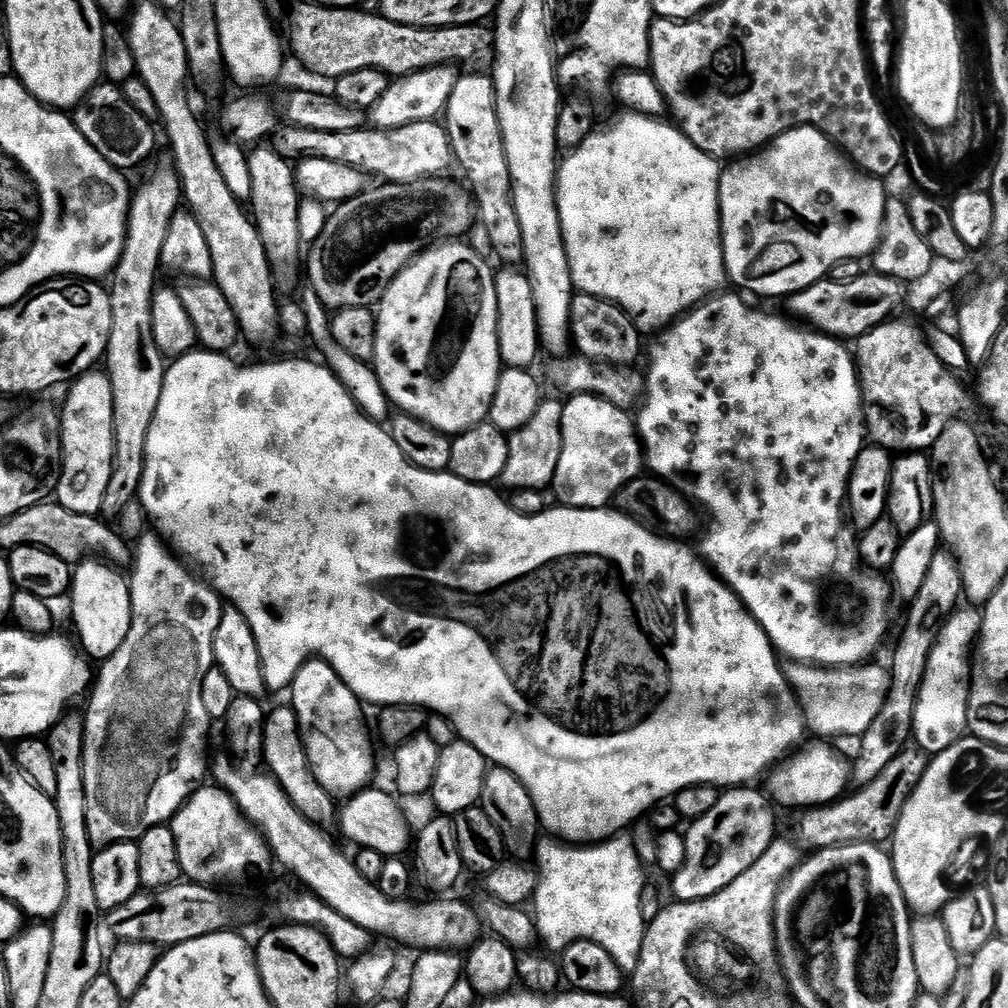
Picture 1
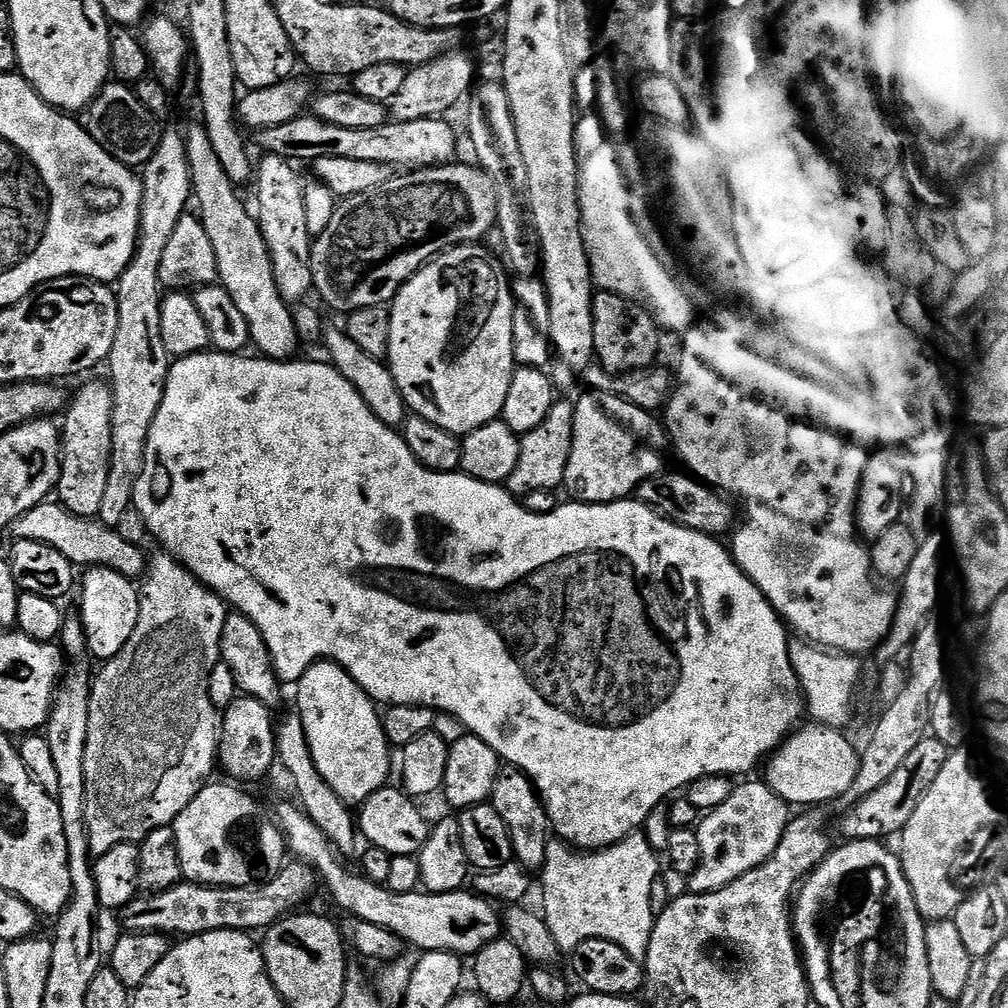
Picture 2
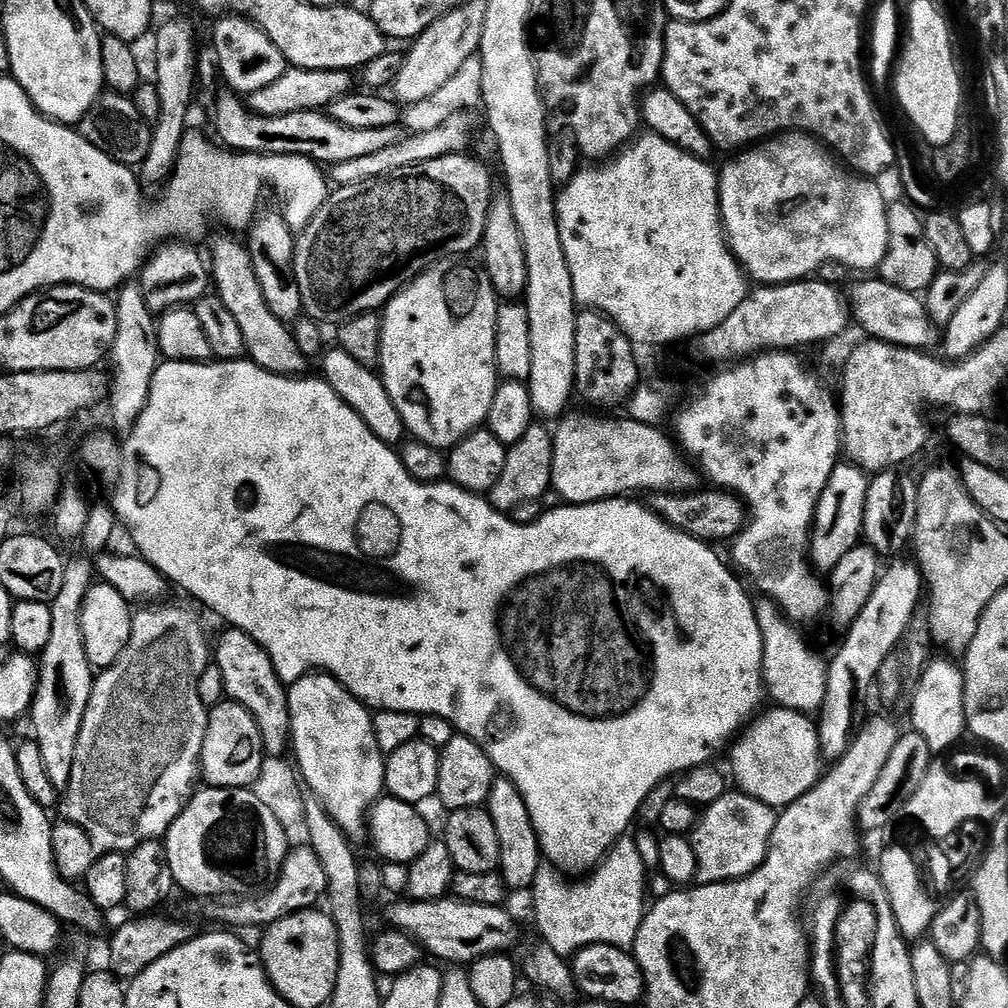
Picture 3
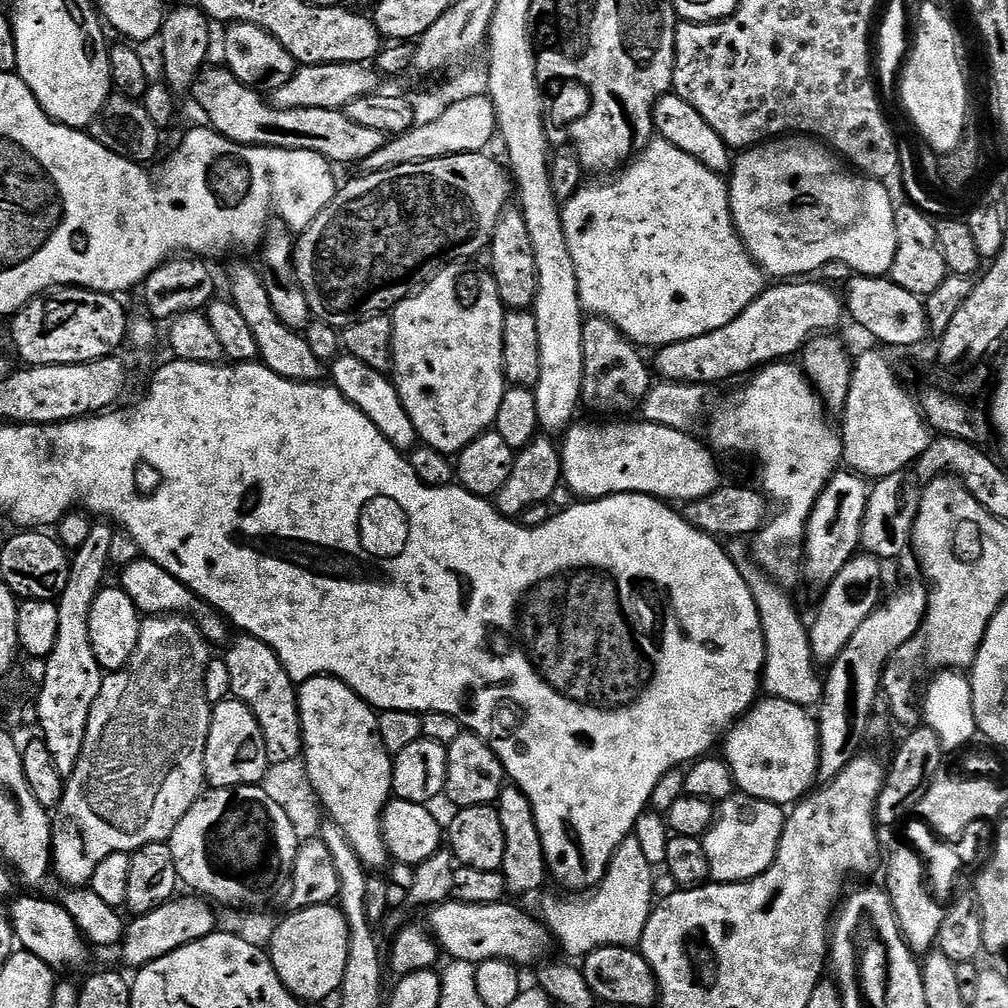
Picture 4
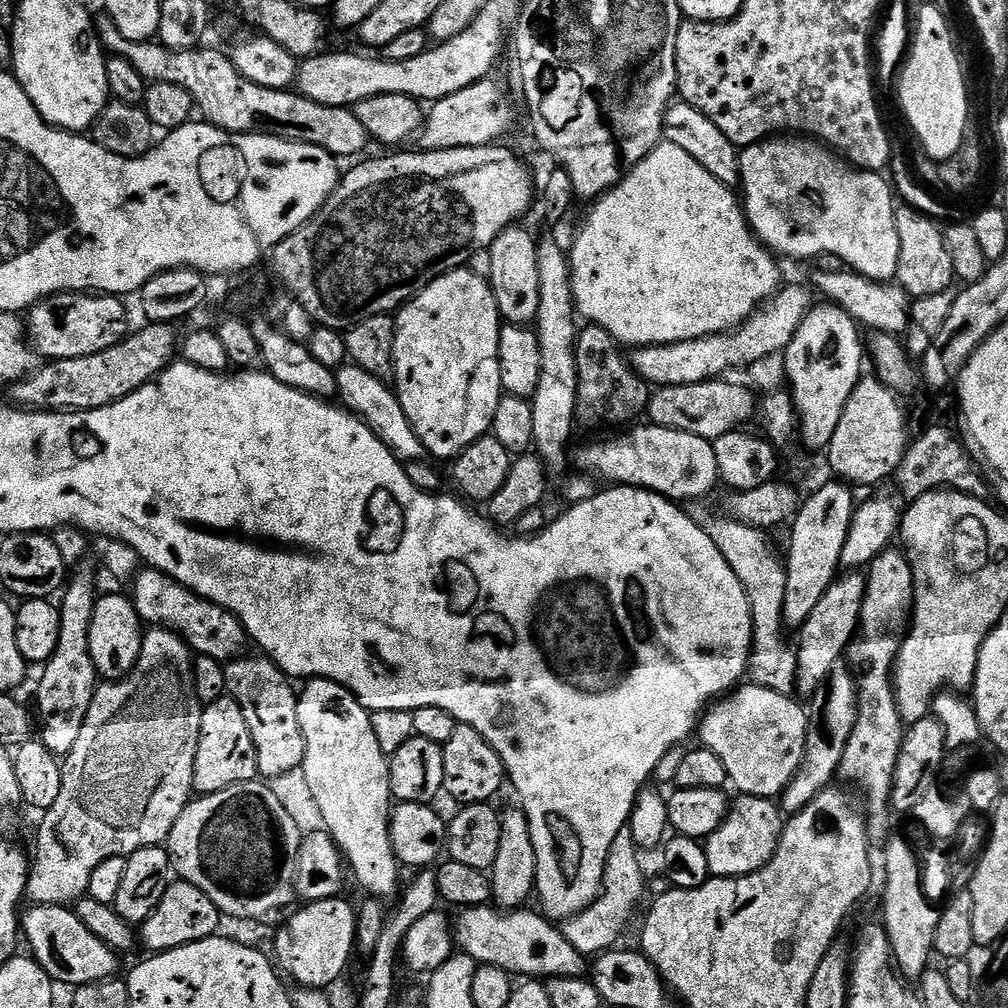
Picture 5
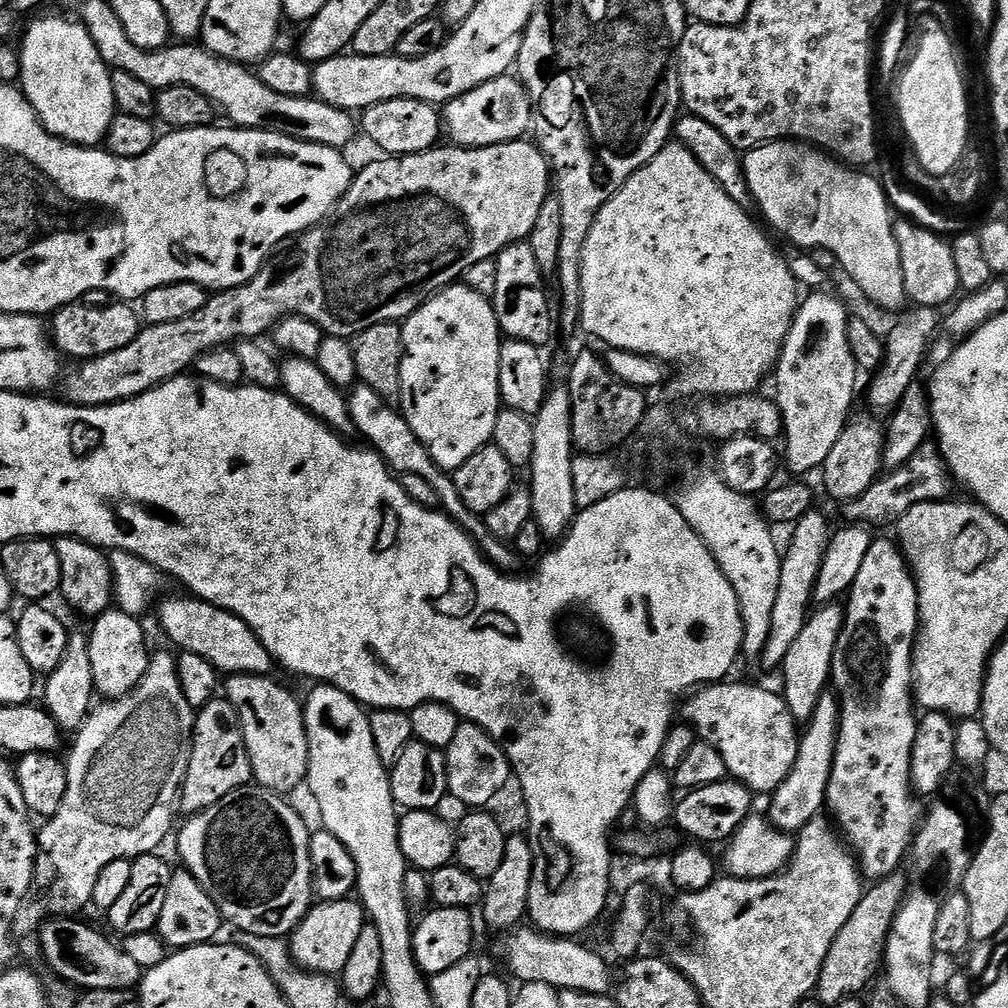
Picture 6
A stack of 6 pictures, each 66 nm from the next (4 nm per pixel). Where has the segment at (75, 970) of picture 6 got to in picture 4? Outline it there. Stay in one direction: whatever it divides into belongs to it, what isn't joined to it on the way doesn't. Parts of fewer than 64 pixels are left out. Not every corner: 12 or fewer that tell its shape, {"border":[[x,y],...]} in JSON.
{"border":[[13,899],[15,943],[53,970],[90,951],[63,903]]}

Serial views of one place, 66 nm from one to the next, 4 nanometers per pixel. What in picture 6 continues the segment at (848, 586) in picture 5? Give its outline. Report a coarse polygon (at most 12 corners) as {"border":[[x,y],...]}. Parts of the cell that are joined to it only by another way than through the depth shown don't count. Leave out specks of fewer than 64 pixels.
{"border":[[841,605],[819,607],[780,666],[797,721],[831,681]]}

